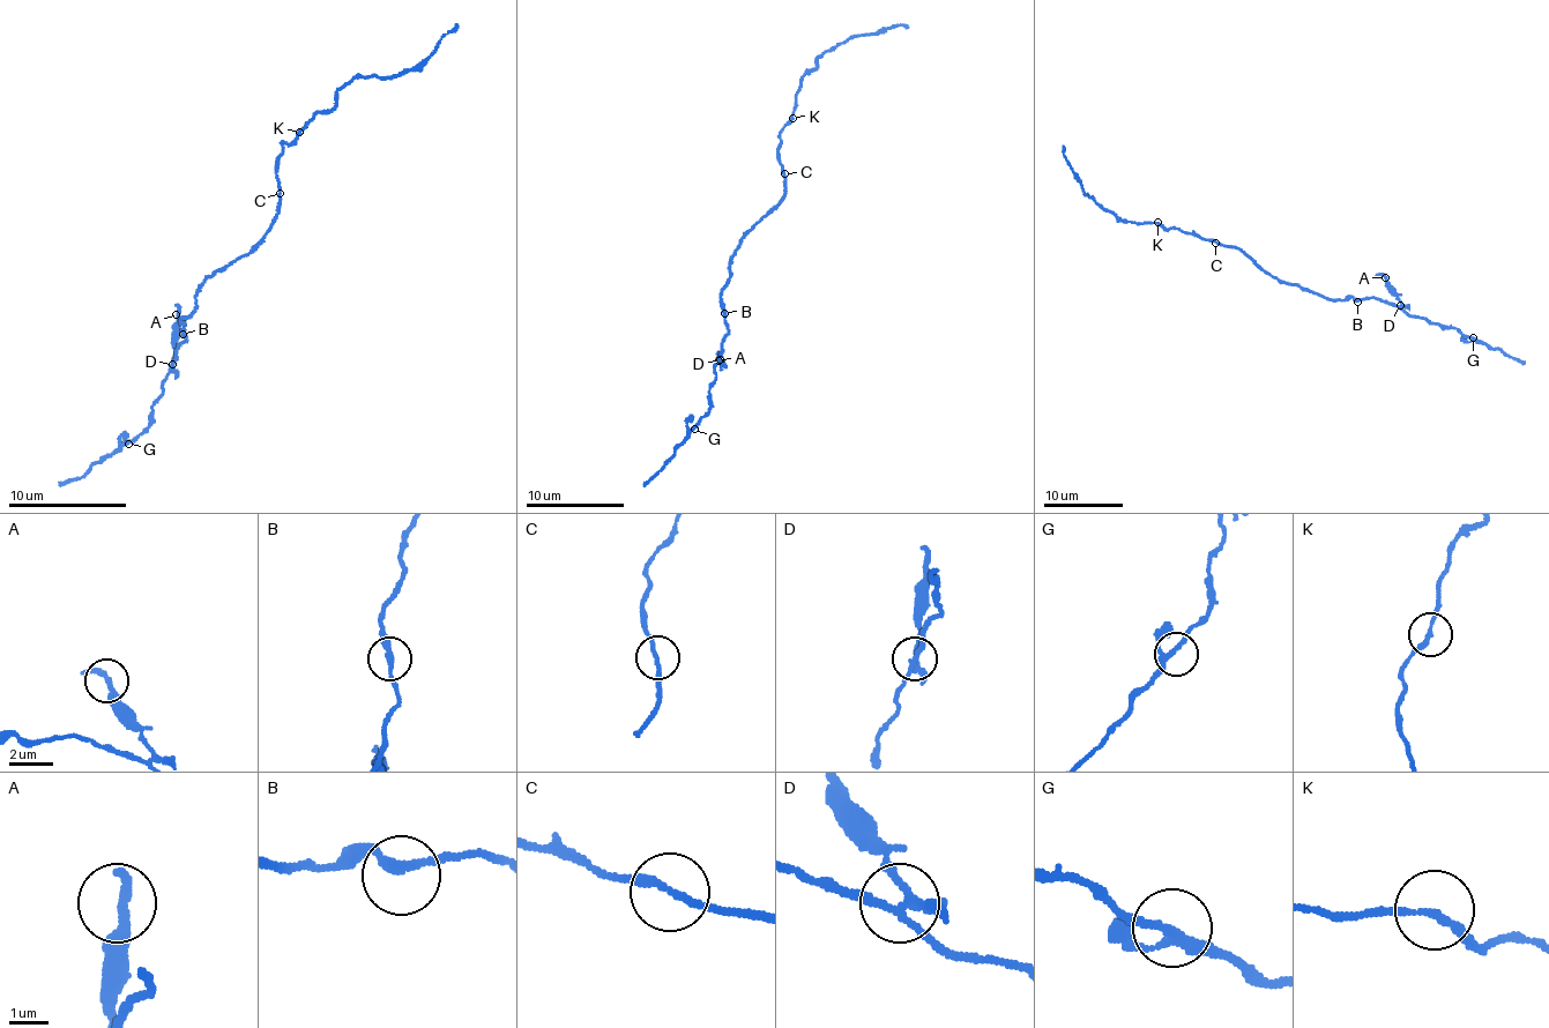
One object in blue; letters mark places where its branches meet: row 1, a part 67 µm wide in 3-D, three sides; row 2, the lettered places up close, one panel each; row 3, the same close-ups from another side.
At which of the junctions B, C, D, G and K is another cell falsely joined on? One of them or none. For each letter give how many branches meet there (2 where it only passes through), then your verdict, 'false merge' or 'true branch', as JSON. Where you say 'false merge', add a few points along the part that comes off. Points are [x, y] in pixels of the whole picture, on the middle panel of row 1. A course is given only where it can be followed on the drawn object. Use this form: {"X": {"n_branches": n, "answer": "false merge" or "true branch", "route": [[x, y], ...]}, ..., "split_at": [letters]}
{"B": {"n_branches": 2, "answer": "true branch"}, "C": {"n_branches": 2, "answer": "true branch"}, "D": {"n_branches": 4, "answer": "false merge"}, "G": {"n_branches": 3, "answer": "true branch"}, "K": {"n_branches": 2, "answer": "true branch"}, "split_at": ["D"]}

